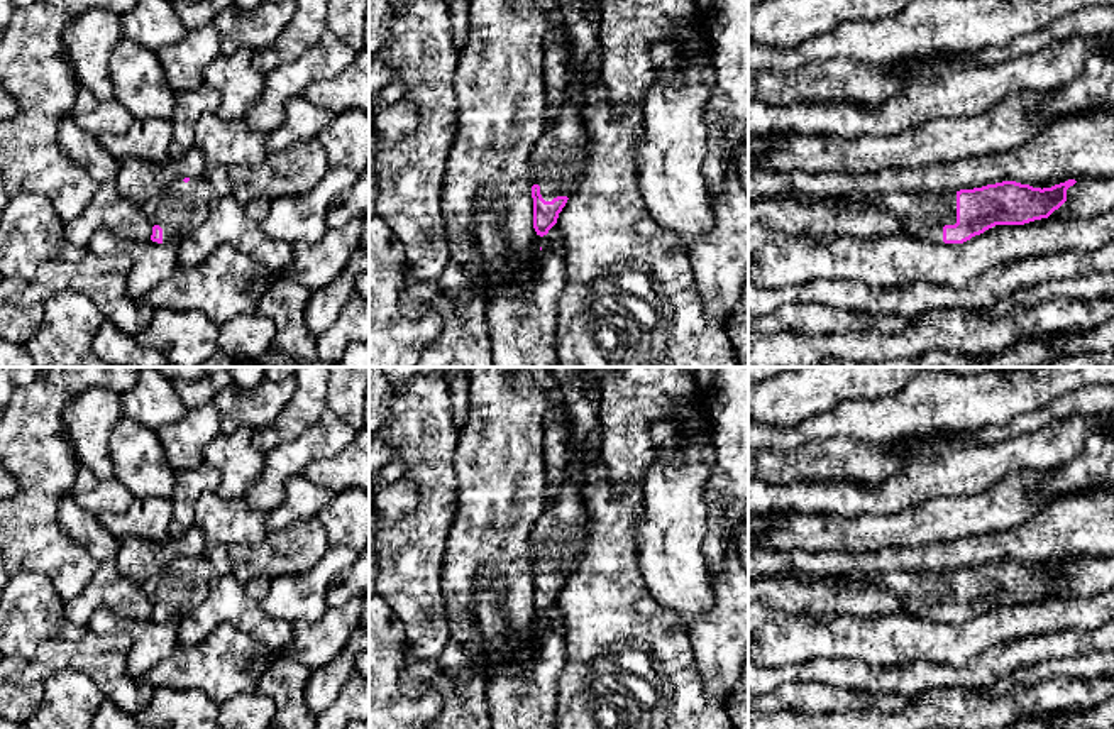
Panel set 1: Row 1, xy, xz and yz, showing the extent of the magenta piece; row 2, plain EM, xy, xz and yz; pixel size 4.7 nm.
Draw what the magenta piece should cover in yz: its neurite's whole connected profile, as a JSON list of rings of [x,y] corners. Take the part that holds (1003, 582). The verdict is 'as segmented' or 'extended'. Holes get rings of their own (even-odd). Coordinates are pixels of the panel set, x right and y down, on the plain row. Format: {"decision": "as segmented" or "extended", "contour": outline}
{"decision": "extended", "contour": [[[1068,558],[1041,568],[1016,560],[1002,560],[982,567],[960,568],[957,572],[892,572],[877,573],[872,577],[853,575],[843,578],[833,575],[824,578],[797,575],[786,578],[801,582],[828,580],[831,584],[848,584],[857,580],[860,584],[870,584],[877,589],[891,592],[902,606],[902,611],[911,616],[926,617],[938,622],[963,622],[995,604],[1024,604],[1034,599],[1048,597],[1067,580],[1067,568],[1075,562],[1075,558]]]}

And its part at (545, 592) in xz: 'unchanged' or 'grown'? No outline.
grown

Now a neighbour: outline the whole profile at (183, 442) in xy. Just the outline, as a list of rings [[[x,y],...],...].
[[[213,403],[188,413],[176,423],[157,430],[166,460],[174,472],[190,470],[205,462],[205,447],[220,435],[218,409]]]

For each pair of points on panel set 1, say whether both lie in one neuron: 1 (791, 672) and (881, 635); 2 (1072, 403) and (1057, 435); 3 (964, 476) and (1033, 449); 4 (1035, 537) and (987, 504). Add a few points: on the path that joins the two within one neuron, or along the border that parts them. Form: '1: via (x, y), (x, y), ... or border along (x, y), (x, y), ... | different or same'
1: border along (865, 663), (815, 657), (788, 665) | different
2: border along (1096, 413), (1072, 413), (1028, 433) | different
3: via (981, 465), (1016, 454) | same
4: border along (1050, 501), (1018, 525), (979, 535) | different

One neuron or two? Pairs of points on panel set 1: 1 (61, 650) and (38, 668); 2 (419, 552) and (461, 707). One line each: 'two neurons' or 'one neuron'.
1: one neuron
2: one neuron

